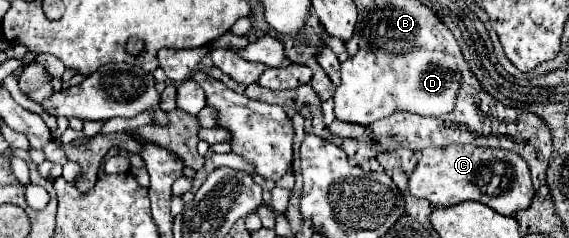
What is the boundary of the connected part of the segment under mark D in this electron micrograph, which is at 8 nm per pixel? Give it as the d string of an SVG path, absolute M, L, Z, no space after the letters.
M377 49L377 53L361 51L341 63L341 85L333 97L335 117L345 123L367 127L391 115L395 109L419 115L443 115L453 111L459 81L455 59L439 51L417 49L407 55L391 55L383 49Z

